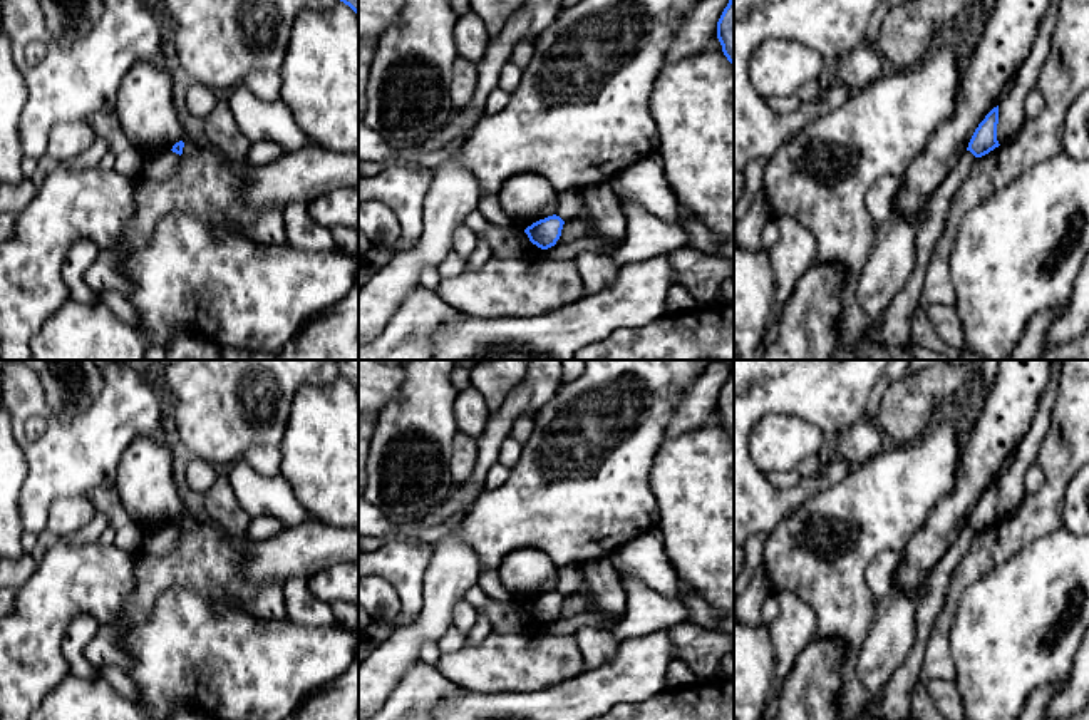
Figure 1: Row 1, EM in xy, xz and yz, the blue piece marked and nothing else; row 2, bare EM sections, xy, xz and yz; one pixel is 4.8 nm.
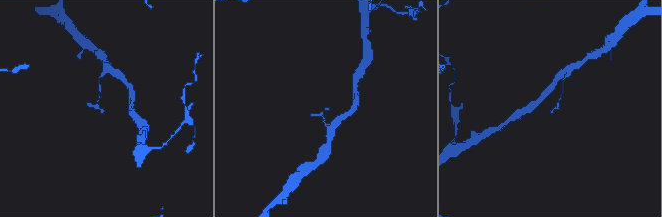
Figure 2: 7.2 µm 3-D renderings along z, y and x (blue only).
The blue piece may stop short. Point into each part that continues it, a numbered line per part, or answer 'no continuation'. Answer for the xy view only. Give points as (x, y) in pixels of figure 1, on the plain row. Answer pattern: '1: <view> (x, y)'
no continuation

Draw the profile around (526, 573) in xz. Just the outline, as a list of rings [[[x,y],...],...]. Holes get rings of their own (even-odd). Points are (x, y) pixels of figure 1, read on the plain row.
[[[521,548],[506,554],[498,573],[503,586],[519,604],[556,589],[558,584],[558,568],[548,554],[534,548]]]

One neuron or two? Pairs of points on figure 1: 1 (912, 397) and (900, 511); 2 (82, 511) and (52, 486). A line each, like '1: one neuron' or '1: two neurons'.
1: two neurons
2: two neurons

